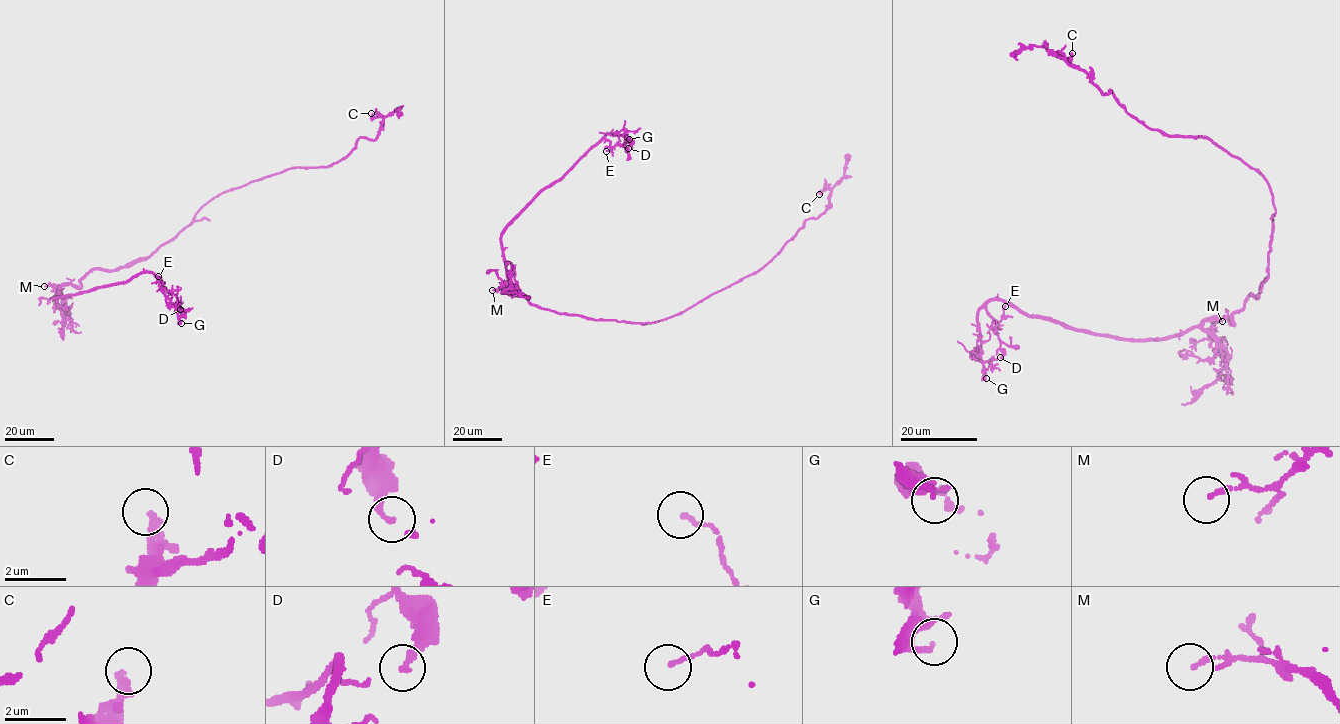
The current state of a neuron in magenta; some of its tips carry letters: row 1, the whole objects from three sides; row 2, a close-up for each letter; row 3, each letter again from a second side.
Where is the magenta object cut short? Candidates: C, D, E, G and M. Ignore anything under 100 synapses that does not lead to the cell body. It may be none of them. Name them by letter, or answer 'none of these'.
none of these

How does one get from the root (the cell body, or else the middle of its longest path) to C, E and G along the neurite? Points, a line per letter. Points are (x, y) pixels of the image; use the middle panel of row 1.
C: (599, 320), (644, 325), (666, 319), (755, 274), (808, 219), (824, 212), (831, 190), (819, 194)
E: (599, 320), (538, 307), (520, 295), (507, 276), (501, 233), (602, 139), (610, 142), (606, 151)
G: (599, 320), (538, 307), (529, 297), (520, 295), (507, 276), (501, 233), (607, 133), (629, 139)

